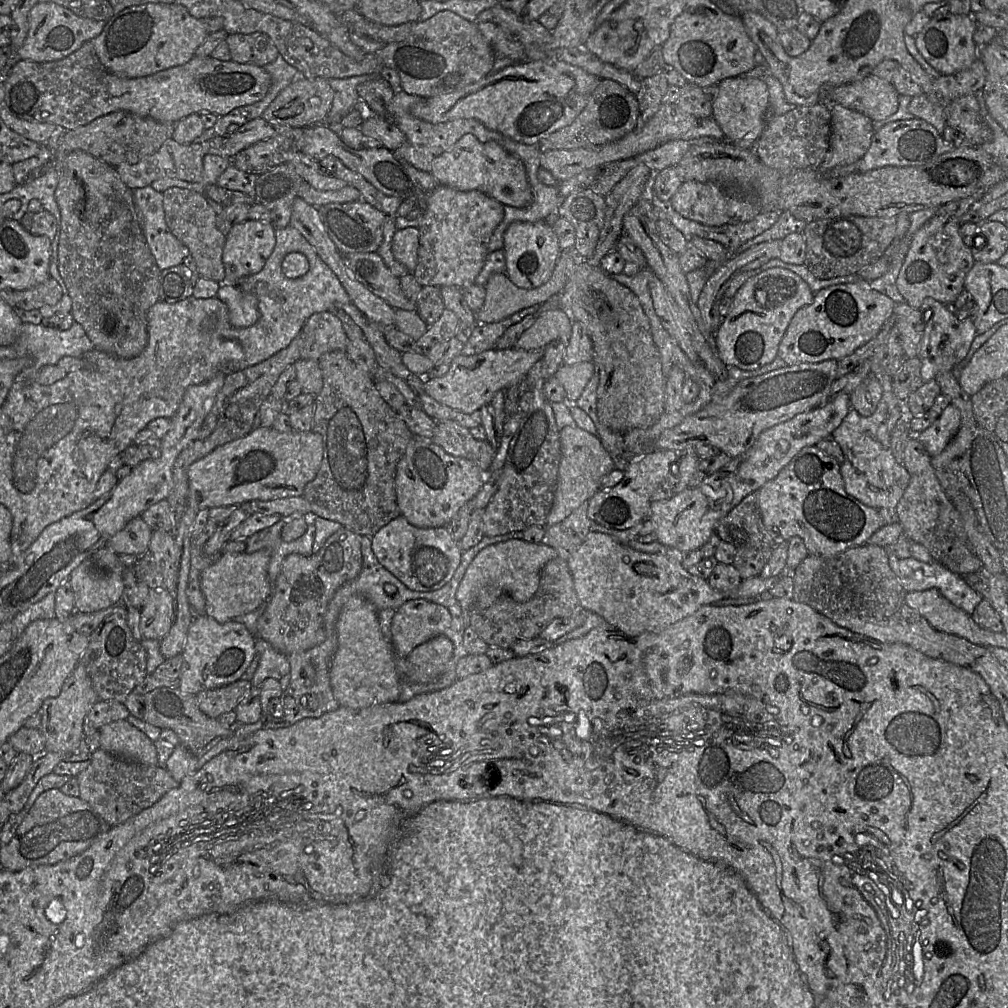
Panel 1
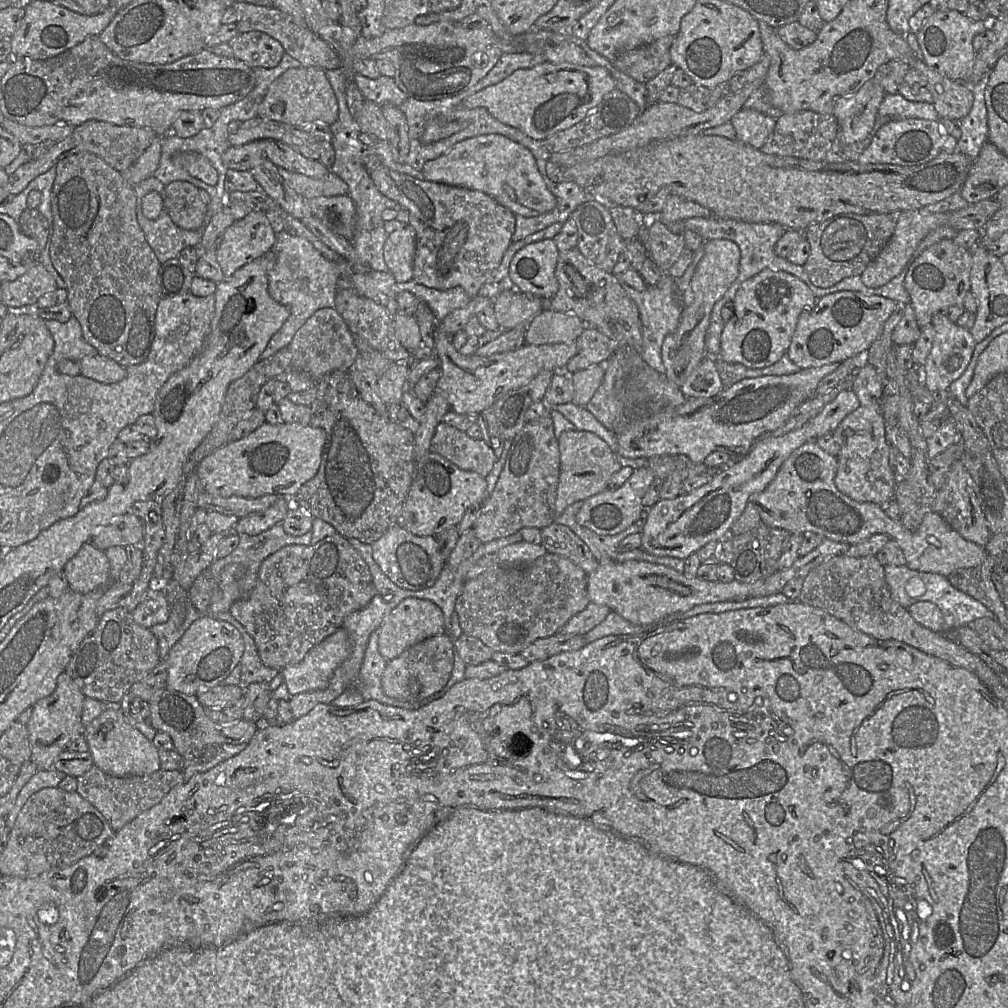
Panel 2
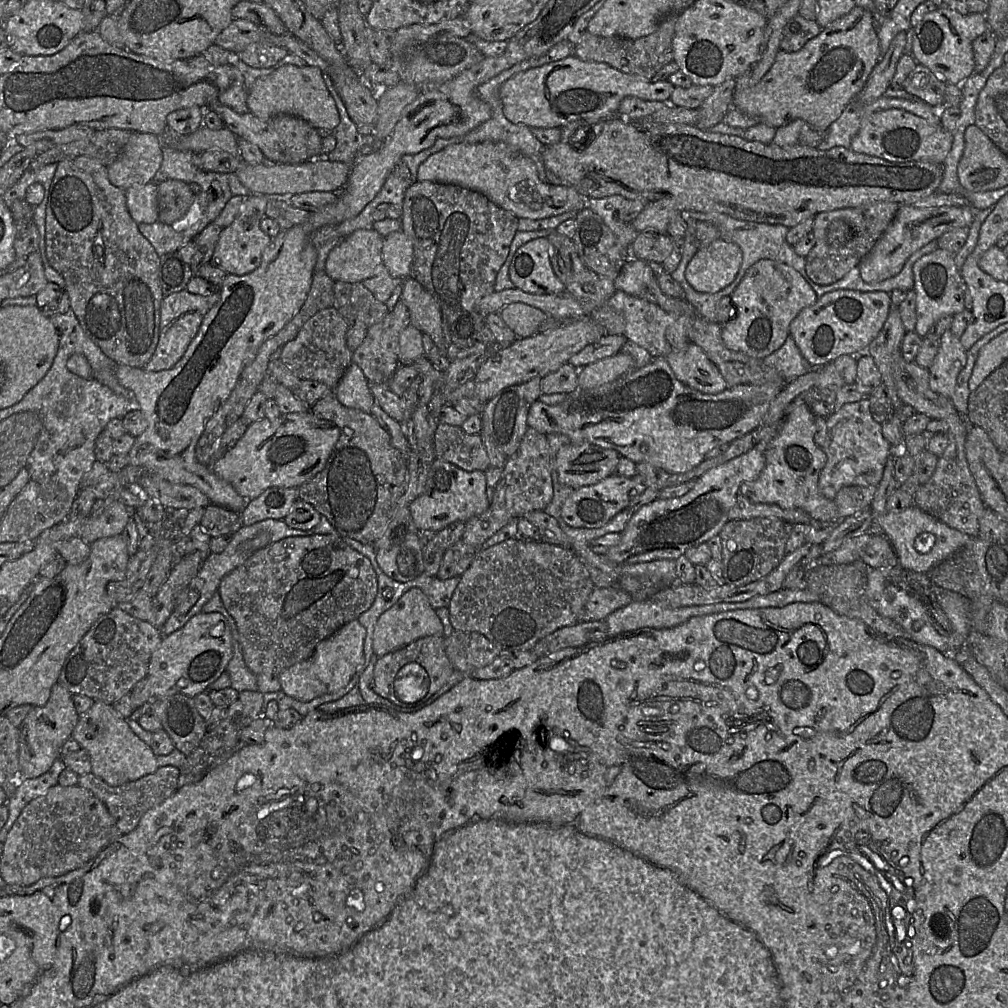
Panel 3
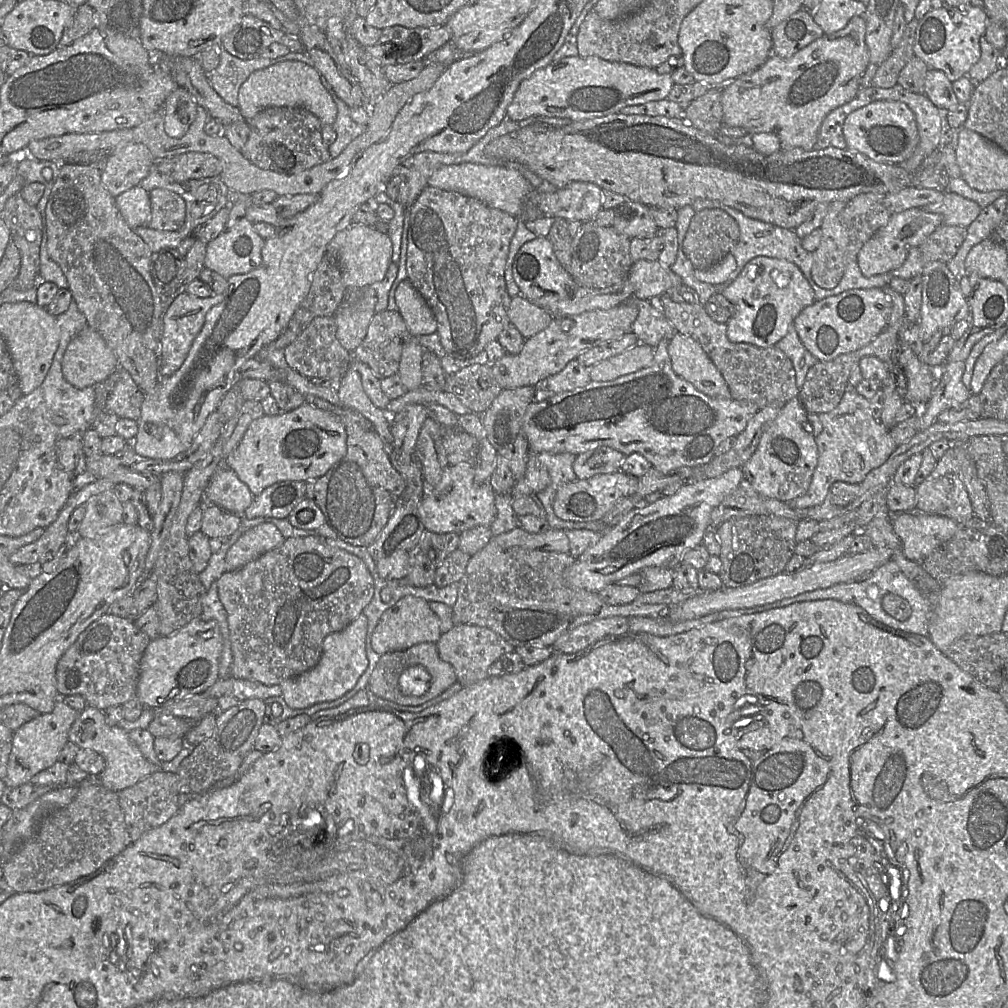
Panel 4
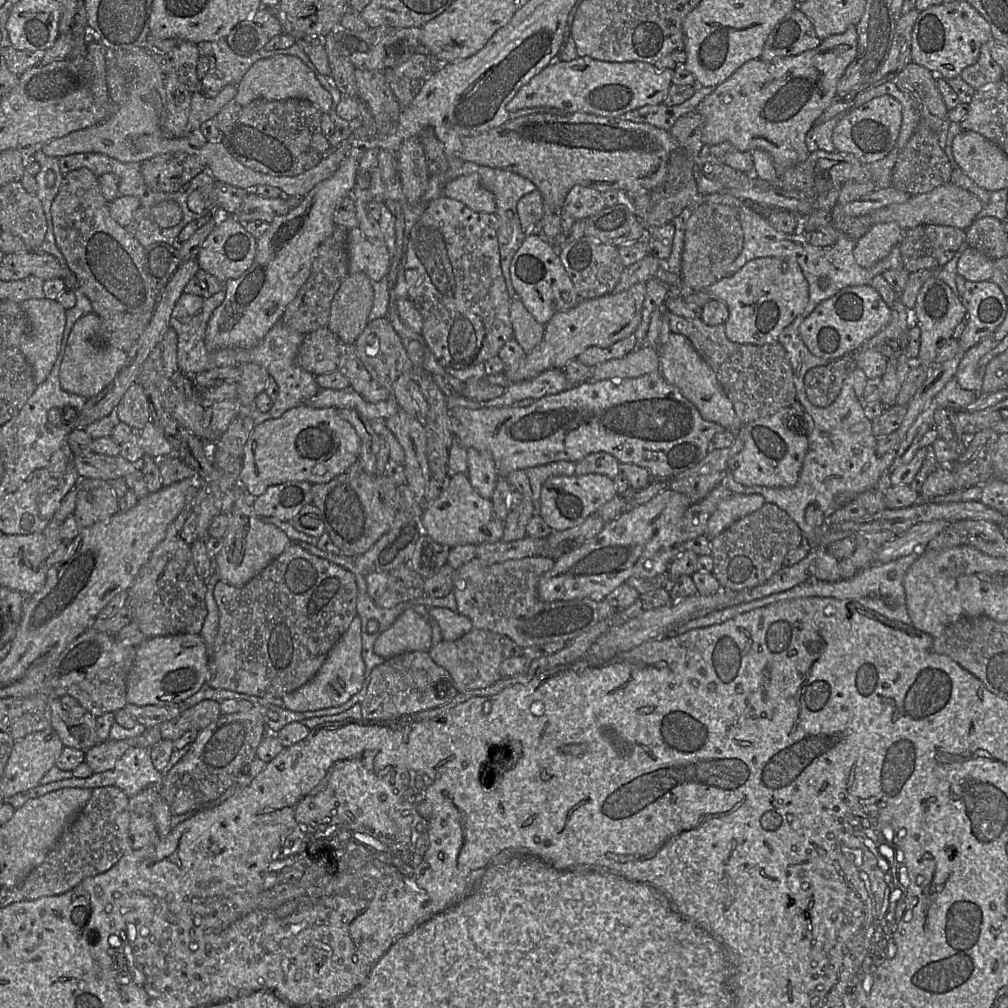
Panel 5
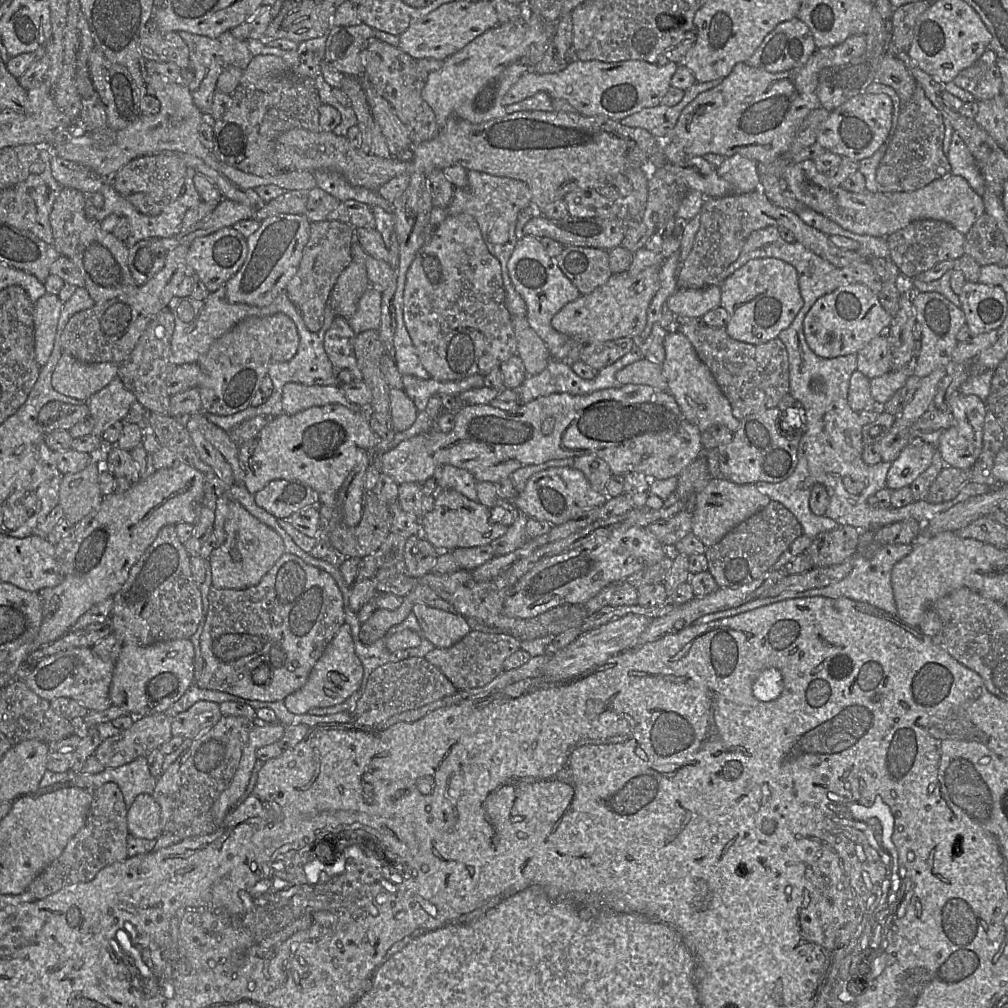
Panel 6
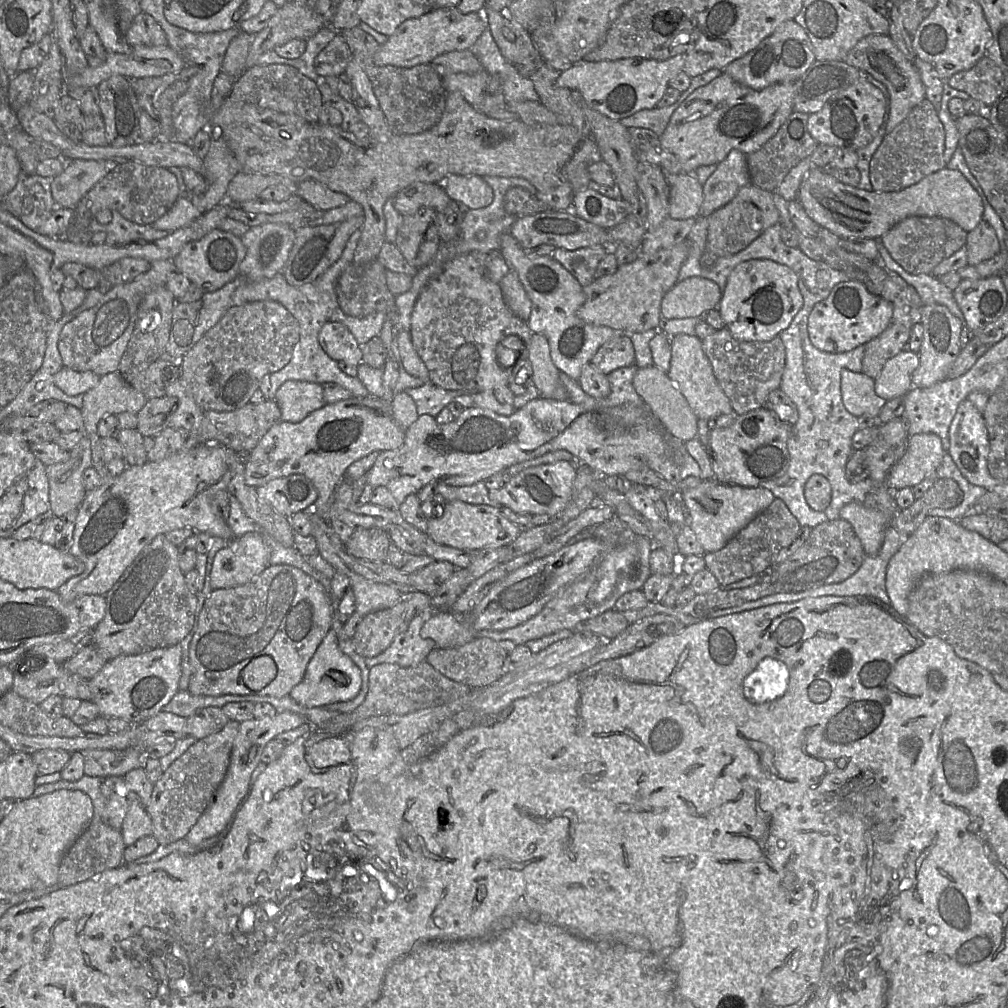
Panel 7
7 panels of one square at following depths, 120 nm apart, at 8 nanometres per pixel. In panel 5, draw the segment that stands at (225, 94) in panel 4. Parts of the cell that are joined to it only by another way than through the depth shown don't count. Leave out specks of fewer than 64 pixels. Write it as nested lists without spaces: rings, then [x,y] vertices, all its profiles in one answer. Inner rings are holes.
[[[226,38],[197,44],[200,56],[209,60],[209,70],[201,79],[201,93],[214,98],[225,86],[237,86],[250,67],[258,60],[281,55],[295,56],[317,77],[317,70],[303,49],[296,43],[290,48],[268,51],[261,49],[250,56],[239,56],[229,47]]]

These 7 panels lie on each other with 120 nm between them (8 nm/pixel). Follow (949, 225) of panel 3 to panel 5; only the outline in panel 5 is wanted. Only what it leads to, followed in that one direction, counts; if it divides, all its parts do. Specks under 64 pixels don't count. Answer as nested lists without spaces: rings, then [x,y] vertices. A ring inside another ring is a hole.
[[[896,222],[877,223],[862,236],[853,249],[856,263],[870,268],[883,260],[904,238],[905,230]]]

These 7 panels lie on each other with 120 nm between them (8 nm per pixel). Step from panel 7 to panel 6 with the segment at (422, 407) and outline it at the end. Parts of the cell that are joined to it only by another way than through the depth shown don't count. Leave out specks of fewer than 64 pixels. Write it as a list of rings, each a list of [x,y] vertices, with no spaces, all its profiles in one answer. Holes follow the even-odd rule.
[[[404,375],[402,380],[404,392],[413,401],[418,412],[421,412],[426,409],[433,395],[458,396],[465,391],[484,387],[486,376],[473,375],[460,381],[439,381]]]

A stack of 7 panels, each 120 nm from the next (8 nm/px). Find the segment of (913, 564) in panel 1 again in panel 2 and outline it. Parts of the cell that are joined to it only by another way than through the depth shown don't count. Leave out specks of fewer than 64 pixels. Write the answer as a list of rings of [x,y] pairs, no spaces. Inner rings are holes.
[[[887,565],[884,566],[884,572],[891,596],[896,602],[906,609],[918,601],[933,602],[940,608],[950,630],[960,626],[971,626],[978,618],[996,618],[983,603],[956,589],[947,577],[941,574],[912,570],[907,565]]]

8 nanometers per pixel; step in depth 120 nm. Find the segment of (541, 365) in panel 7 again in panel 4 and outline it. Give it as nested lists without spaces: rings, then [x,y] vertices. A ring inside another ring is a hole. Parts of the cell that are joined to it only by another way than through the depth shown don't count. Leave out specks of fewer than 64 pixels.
[[[522,295],[512,298],[508,318],[525,340],[545,330],[553,316],[546,309],[532,303]]]

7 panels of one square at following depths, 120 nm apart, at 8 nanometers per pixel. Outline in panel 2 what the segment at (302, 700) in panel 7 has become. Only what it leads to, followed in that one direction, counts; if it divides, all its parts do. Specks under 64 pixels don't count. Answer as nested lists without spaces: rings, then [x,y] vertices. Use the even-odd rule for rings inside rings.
[[[340,628],[312,648],[301,662],[283,668],[280,673],[291,695],[322,690],[327,688],[335,670],[350,654],[349,634]]]

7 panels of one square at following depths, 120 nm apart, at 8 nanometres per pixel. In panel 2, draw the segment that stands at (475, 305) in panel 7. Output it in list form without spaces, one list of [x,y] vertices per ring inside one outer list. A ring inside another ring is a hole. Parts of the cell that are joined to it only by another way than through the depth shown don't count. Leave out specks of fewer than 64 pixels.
[[[375,155],[365,157],[364,166],[381,194],[409,211],[409,222],[406,225],[412,226],[416,232],[413,279],[423,286],[437,290],[462,287],[471,299],[478,296],[479,289],[500,265],[512,243],[516,223],[515,214],[484,192],[418,180],[386,167]]]

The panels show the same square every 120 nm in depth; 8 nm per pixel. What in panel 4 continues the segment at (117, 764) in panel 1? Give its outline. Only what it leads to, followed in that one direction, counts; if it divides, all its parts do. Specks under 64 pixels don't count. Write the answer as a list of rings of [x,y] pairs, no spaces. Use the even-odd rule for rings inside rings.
[[[157,770],[135,785],[117,792],[124,814],[127,832],[132,842],[146,831],[167,822],[179,809],[178,778],[176,773]]]

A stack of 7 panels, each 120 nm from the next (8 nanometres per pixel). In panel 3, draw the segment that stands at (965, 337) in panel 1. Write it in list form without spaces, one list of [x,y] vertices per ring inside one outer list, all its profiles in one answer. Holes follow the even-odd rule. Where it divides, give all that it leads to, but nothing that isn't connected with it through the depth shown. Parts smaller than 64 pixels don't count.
[[[950,330],[940,337],[939,343],[938,354],[928,368],[929,385],[933,392],[951,399],[956,388],[957,377],[967,362],[967,350],[962,346],[960,338]]]

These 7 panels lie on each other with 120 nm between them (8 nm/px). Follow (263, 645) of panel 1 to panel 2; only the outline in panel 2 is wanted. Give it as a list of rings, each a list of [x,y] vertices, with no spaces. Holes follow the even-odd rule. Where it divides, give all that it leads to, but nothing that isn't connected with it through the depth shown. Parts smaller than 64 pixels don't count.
[[[230,611],[214,613],[210,616],[213,619],[229,622],[238,629],[243,638],[245,648],[239,663],[241,677],[238,685],[246,690],[251,683],[264,683],[269,684],[271,691],[276,690],[284,682],[284,677],[279,670],[269,668],[262,663],[256,644],[245,627],[231,615]]]

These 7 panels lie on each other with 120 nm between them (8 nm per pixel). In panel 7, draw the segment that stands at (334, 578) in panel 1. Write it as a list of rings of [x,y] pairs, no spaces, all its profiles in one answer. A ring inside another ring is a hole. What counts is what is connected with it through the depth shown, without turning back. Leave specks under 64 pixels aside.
[[[269,565],[259,576],[247,582],[246,584],[230,587],[230,588],[220,588],[214,589],[206,597],[204,605],[198,616],[198,627],[194,633],[192,640],[189,645],[189,659],[192,666],[192,675],[190,677],[188,691],[193,695],[203,695],[203,696],[220,696],[224,694],[234,694],[234,695],[258,695],[258,696],[273,696],[273,697],[284,697],[288,696],[291,690],[298,685],[304,678],[307,665],[322,642],[325,635],[331,629],[333,621],[330,597],[327,595],[321,584],[314,578],[303,572],[302,570],[290,566],[290,565]],[[268,655],[270,656],[276,666],[277,675],[275,679],[269,683],[266,687],[258,691],[253,691],[249,689],[241,678],[241,672],[243,668],[254,658]]]

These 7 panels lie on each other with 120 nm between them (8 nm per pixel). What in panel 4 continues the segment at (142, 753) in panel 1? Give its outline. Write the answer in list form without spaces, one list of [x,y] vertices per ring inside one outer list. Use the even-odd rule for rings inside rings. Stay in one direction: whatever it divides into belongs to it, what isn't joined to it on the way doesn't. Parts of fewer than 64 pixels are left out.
[[[90,705],[79,713],[78,718],[72,724],[68,740],[82,749],[94,750],[103,756],[105,768],[97,776],[98,783],[115,792],[131,787],[159,770],[142,755],[138,747],[130,740],[127,731],[119,726],[108,725],[105,713]]]

